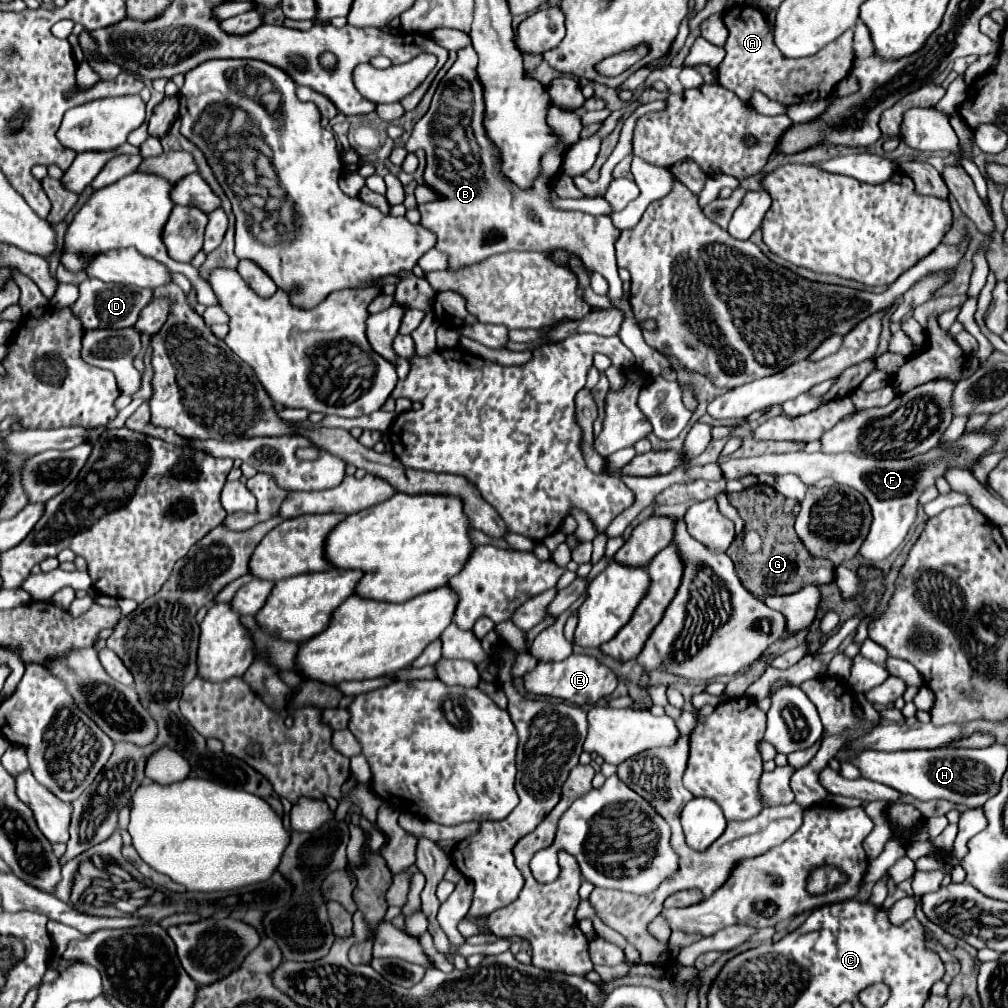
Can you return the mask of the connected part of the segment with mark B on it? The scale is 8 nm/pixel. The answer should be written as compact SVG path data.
M468 44L458 52L458 60L454 66L446 72L444 80L440 82L436 90L436 98L430 104L430 110L426 116L416 124L410 140L406 142L406 150L426 150L428 166L426 166L426 182L434 186L440 194L444 194L444 200L440 202L430 202L430 204L418 205L418 210L422 214L420 224L424 228L430 228L432 232L438 234L438 250L446 252L450 256L450 268L458 270L460 266L470 266L476 262L482 262L484 258L490 258L494 254L510 252L510 250L526 250L526 252L552 252L552 250L570 250L572 254L578 254L586 268L590 272L598 272L606 278L608 282L608 298L616 310L624 314L622 326L620 326L620 340L632 350L636 356L636 364L650 376L658 376L662 370L670 368L668 360L656 352L654 348L646 346L642 338L642 330L636 326L632 308L628 300L622 296L622 280L618 278L618 268L616 268L616 258L614 258L614 242L620 236L620 230L616 230L610 222L610 216L590 216L584 212L562 212L554 210L548 204L548 182L540 182L532 194L524 194L522 190L516 190L508 178L500 174L500 160L496 158L496 148L492 148L492 142L488 142L488 136L484 134L482 128L482 118L484 118L484 102L482 102L482 90L476 74L476 64L478 56L474 48Z

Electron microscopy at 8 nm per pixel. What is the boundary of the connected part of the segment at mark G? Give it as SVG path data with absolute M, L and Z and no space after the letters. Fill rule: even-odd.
M744 490L728 494L730 504L738 510L740 518L746 522L746 530L760 528L760 536L764 538L762 548L754 554L742 550L742 538L736 538L728 548L728 556L734 556L732 562L736 566L738 578L744 586L756 596L768 594L792 594L808 584L830 584L834 580L834 564L828 558L812 556L800 538L794 532L794 520L800 512L798 500L784 498L772 490ZM740 556L740 558L736 558Z

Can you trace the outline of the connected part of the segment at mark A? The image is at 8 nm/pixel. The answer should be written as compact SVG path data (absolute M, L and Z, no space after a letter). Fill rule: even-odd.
M734 4L732 8L722 12L722 20L730 34L724 44L726 58L718 64L716 78L720 86L734 92L746 106L752 106L750 102L752 92L762 92L770 100L776 100L786 106L828 98L834 92L836 84L844 80L852 68L852 62L854 62L854 48L852 48L854 32L852 30L846 30L836 42L828 44L818 54L812 54L800 60L788 60L776 48L772 26L766 20L762 10L750 8L746 4Z

